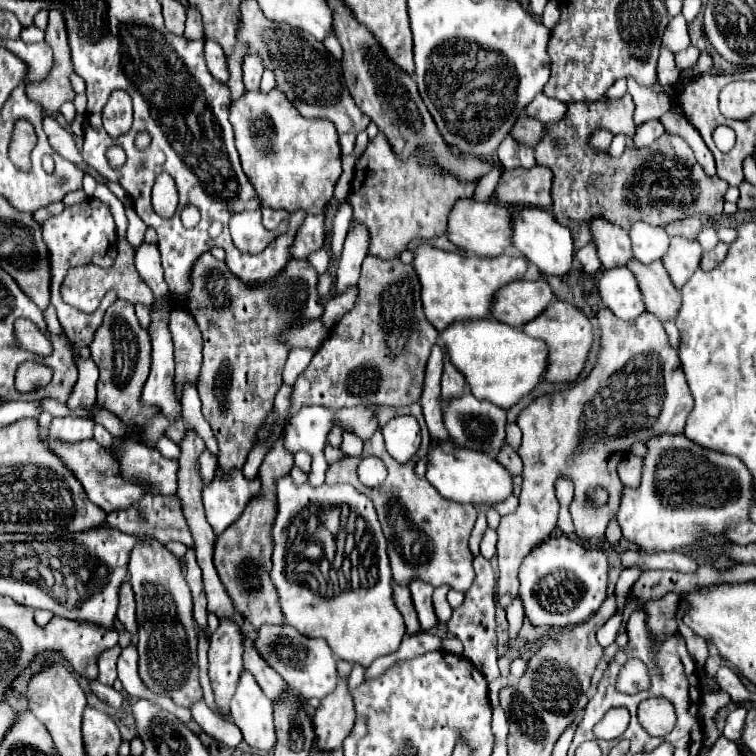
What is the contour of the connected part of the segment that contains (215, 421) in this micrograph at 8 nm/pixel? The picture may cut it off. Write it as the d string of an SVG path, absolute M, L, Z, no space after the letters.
M207 251L193 267L193 289L181 305L195 317L203 333L203 365L197 377L197 389L203 403L203 415L219 441L219 463L225 471L229 467L243 467L249 451L257 443L257 431L265 425L267 415L273 411L273 397L283 385L281 371L289 355L289 347L281 335L289 327L309 323L323 315L317 295L317 271L305 259L289 259L287 265L269 281L245 283L229 271L225 261L215 259Z

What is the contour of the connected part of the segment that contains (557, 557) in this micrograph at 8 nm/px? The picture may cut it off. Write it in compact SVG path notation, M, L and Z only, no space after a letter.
M551 537L537 545L531 555L527 555L521 563L519 571L519 595L523 599L525 617L533 625L545 625L545 627L565 627L587 621L591 615L597 613L601 603L607 595L607 583L609 583L609 561L603 549L587 549L581 543L569 539L569 537Z

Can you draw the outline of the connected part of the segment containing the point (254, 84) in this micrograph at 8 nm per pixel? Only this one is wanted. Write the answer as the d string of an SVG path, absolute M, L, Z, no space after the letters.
M247 53L243 61L243 83L245 91L255 91L259 87L259 79L263 73L263 61L255 53Z

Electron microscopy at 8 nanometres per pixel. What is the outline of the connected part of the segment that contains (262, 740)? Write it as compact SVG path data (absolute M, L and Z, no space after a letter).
M243 669L237 681L235 695L229 703L233 723L241 729L243 739L261 751L269 751L275 745L273 703L265 699L261 687L257 687L253 675Z

